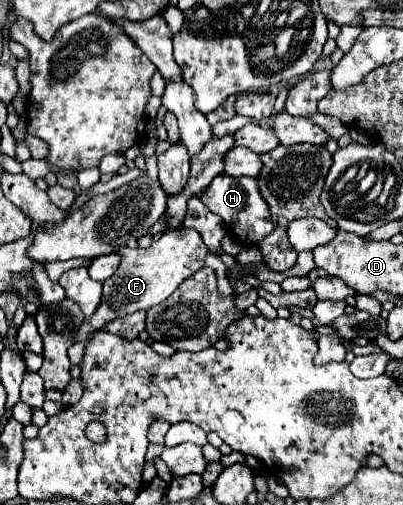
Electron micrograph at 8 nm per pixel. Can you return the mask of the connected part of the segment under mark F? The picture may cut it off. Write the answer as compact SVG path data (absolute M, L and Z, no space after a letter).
M179 229L179 231L165 231L157 241L153 241L147 249L119 249L121 265L115 271L115 277L109 277L103 283L103 297L97 311L87 317L75 333L75 343L83 343L95 331L103 329L107 323L115 321L117 317L131 315L139 309L149 309L161 301L165 301L181 281L191 277L197 269L203 267L203 259L207 255L207 247L203 245L199 233L193 229Z

